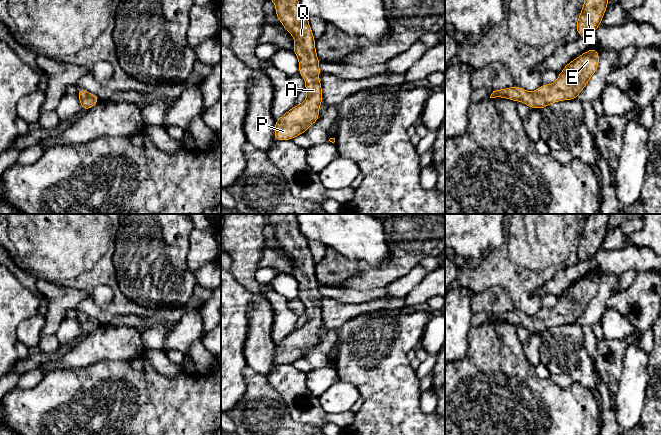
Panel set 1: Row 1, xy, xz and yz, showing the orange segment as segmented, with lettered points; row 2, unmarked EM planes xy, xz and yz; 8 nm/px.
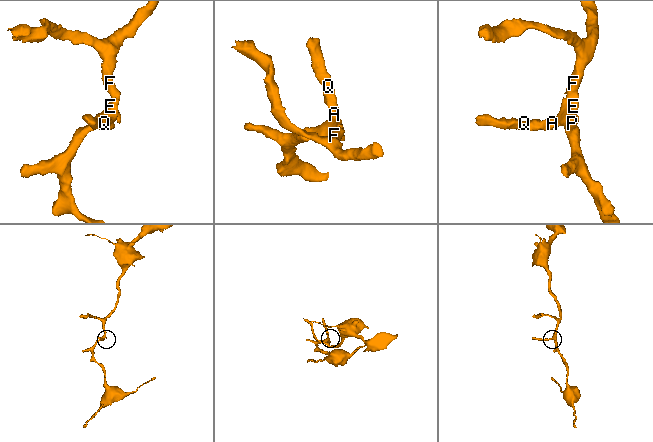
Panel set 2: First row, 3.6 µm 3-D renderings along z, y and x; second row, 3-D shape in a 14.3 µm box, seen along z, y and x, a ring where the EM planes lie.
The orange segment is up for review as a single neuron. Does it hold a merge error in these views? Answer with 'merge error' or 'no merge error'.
no merge error

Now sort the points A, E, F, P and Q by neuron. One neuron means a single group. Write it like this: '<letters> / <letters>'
A E F P Q

